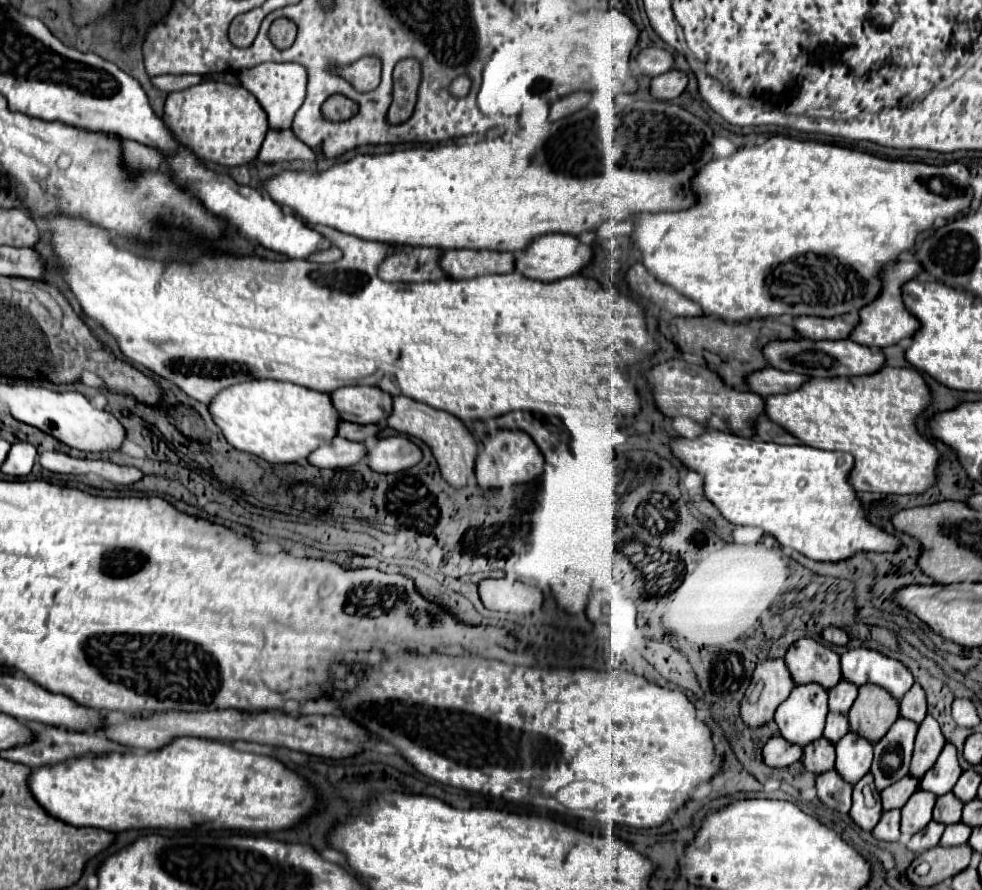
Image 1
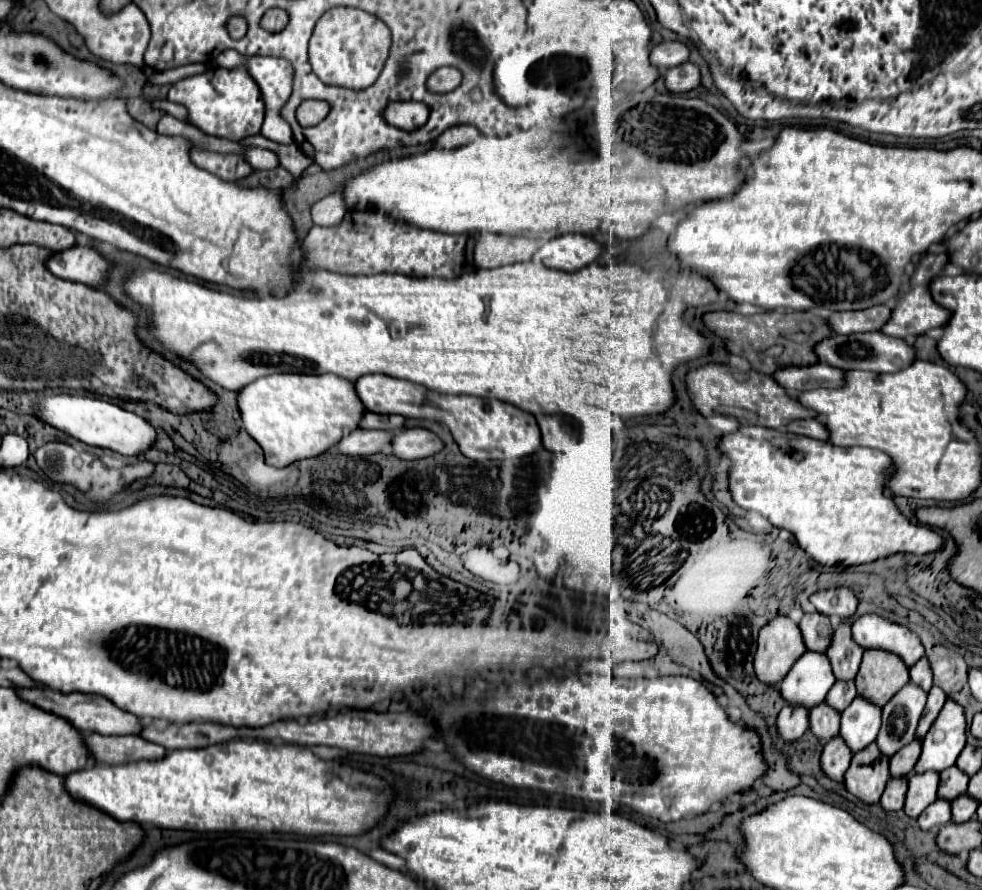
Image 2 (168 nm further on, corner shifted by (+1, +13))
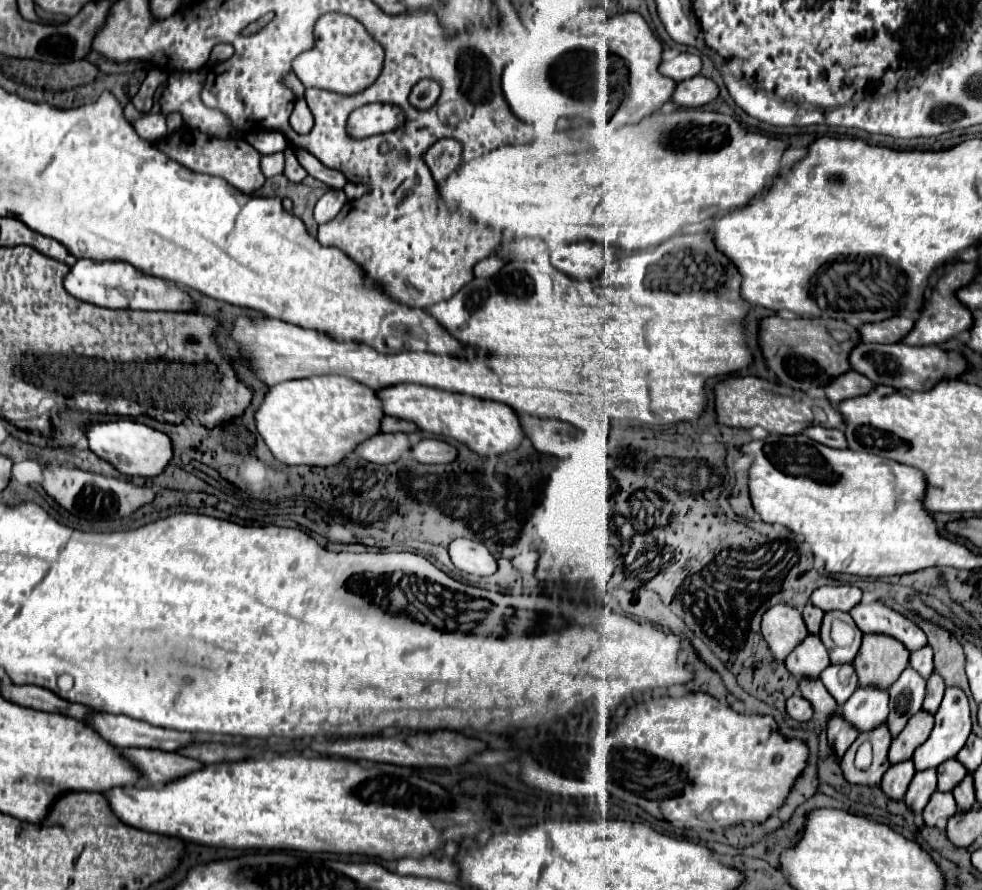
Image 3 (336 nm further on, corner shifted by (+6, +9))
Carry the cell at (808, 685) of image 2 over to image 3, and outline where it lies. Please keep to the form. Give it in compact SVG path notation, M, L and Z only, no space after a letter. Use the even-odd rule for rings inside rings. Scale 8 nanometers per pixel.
M807 635L801 645L797 645L785 659L787 669L797 677L819 677L827 667L829 655L819 635Z

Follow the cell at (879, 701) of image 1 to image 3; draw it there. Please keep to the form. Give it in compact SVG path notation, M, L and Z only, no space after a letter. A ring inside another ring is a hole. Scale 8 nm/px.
M869 633L863 635L863 645L853 661L859 675L859 685L885 685L891 687L899 673L909 665L909 651L901 641Z

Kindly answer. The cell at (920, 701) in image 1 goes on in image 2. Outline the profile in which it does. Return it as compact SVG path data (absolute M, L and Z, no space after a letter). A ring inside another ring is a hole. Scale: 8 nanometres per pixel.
M922 657L916 665L910 667L910 683L918 685L924 691L930 691L930 687L932 687L932 669L930 669L926 657Z

